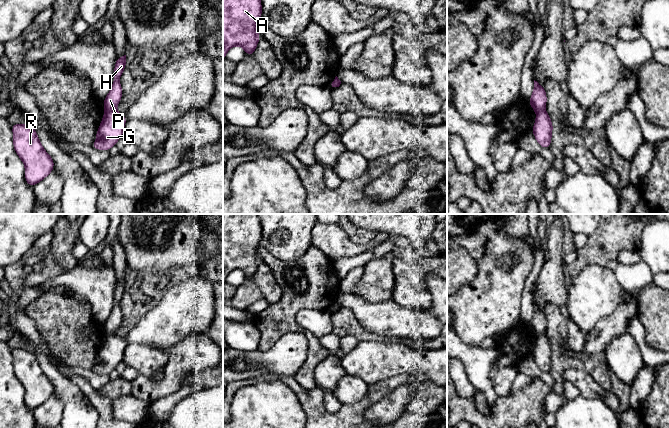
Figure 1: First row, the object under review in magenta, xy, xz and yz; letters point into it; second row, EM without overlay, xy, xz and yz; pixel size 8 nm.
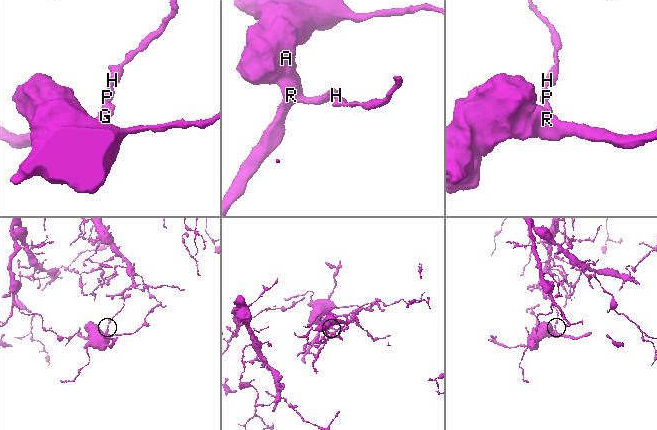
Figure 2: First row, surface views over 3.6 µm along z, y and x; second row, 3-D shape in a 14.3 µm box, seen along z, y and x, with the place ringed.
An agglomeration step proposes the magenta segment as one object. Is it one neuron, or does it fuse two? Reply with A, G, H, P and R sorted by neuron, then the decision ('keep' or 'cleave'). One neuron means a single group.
A G R / H P; cleave

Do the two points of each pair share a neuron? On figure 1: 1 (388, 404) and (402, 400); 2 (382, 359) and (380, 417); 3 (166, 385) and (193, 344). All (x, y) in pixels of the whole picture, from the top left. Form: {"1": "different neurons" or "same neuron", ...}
{"1": "same neuron", "2": "different neurons", "3": "same neuron"}

